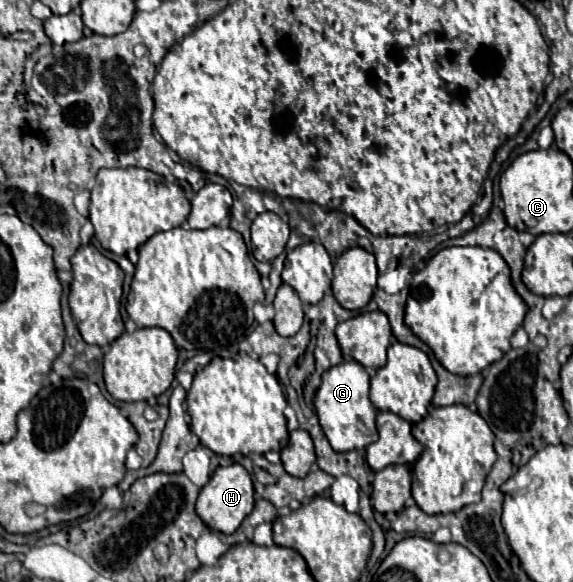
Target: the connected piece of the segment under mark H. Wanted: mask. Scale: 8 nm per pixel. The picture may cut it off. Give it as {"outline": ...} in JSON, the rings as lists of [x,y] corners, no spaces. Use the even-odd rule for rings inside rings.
{"outline":[[[232,464],[228,468],[218,468],[210,482],[200,490],[200,496],[196,500],[196,512],[202,518],[202,522],[222,534],[232,534],[242,524],[242,520],[252,512],[254,508],[254,488],[250,474],[244,466]]]}

